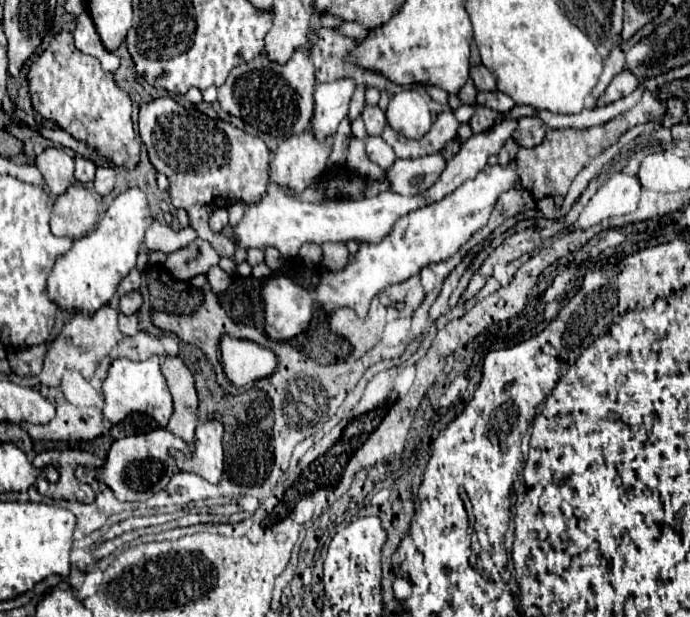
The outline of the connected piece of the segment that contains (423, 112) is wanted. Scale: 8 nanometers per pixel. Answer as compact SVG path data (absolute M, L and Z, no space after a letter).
M415 89L399 91L387 105L387 123L409 139L423 137L431 127L431 113L423 95Z

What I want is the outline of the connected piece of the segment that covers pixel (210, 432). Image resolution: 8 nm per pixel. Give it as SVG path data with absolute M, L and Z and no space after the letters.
M219 421L201 423L195 431L195 437L197 441L191 469L209 483L217 484L224 474L223 425Z

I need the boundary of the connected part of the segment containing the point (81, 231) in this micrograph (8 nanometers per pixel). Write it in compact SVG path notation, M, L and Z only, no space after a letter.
M69 187L55 199L51 213L51 233L57 237L81 239L87 235L99 217L99 205L93 193L85 187Z

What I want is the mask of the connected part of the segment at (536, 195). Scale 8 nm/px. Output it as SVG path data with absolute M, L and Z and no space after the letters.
M605 123L601 127L601 135L599 135L599 127L591 127L585 131L577 131L577 129L549 129L543 143L533 147L533 149L519 149L517 153L517 175L521 177L523 187L533 195L533 199L543 199L543 197L553 197L555 199L555 207L559 209L563 203L563 197L571 185L571 181L577 177L577 173L589 165L591 159L595 159L601 151L605 151L607 147L611 147L617 139L617 133L621 129L615 131L617 123Z

